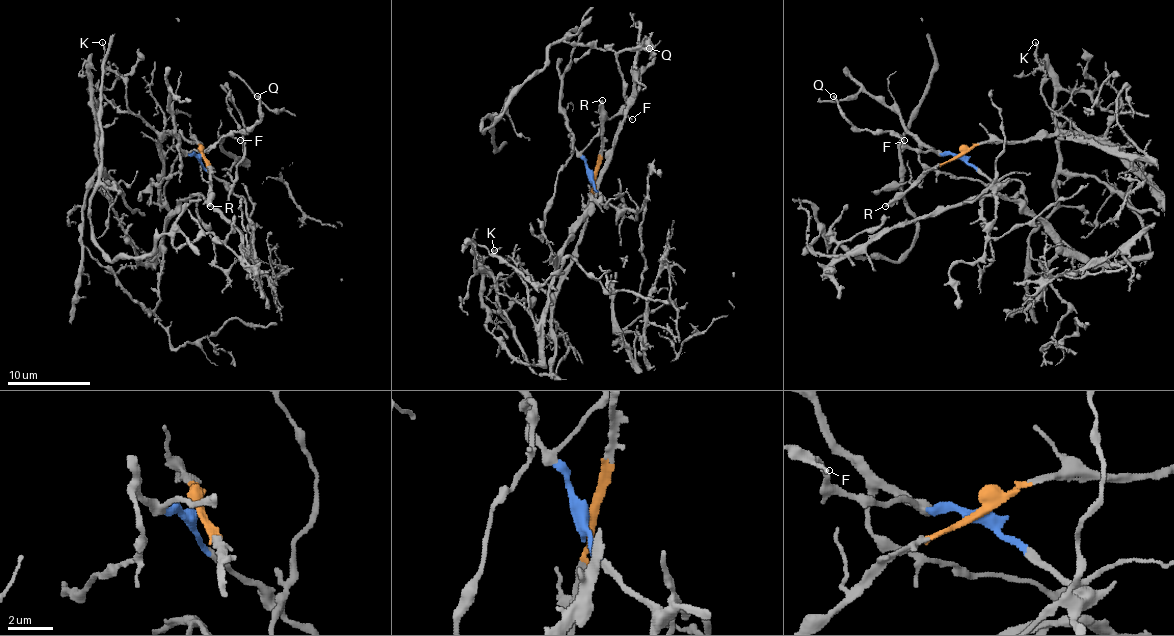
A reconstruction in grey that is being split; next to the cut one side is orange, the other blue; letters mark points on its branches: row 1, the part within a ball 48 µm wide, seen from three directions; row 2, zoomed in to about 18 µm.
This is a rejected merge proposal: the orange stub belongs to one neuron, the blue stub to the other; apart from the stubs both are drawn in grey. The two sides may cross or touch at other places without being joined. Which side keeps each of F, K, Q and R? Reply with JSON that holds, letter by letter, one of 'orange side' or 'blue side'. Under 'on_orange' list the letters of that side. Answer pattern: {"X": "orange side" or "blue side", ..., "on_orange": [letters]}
{"F": "blue side", "K": "orange side", "Q": "blue side", "R": "orange side", "on_orange": ["K", "R"]}

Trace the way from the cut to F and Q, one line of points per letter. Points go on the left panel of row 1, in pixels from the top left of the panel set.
F: (201, 156), (189, 154), (205, 149), (228, 135), (241, 139)
Q: (201, 156), (189, 154), (207, 149), (232, 131), (247, 131), (259, 118), (257, 95)

